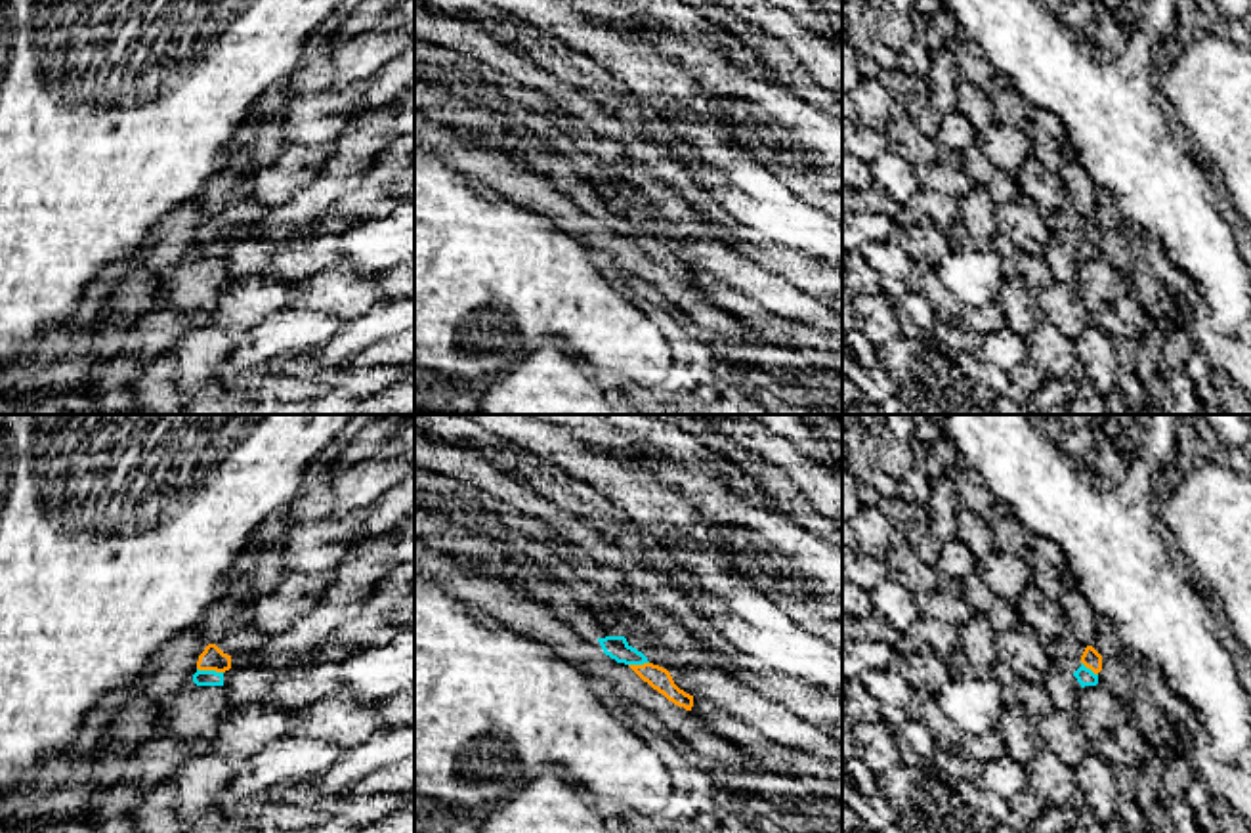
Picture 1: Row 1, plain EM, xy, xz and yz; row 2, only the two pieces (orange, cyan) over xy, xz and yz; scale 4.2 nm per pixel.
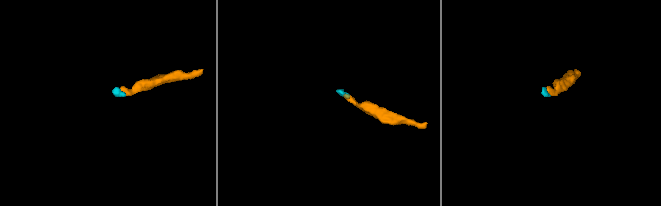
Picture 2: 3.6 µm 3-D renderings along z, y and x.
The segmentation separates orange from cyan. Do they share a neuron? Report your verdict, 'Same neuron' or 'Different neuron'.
Same neuron

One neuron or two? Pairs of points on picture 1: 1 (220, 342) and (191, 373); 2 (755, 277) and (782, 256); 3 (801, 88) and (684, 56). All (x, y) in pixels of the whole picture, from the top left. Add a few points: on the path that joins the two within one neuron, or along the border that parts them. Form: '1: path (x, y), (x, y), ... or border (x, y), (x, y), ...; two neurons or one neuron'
1: path (212, 350), (199, 365); one neuron
2: border (726, 245), (805, 291); two neurons
3: border (774, 79), (814, 106); two neurons

